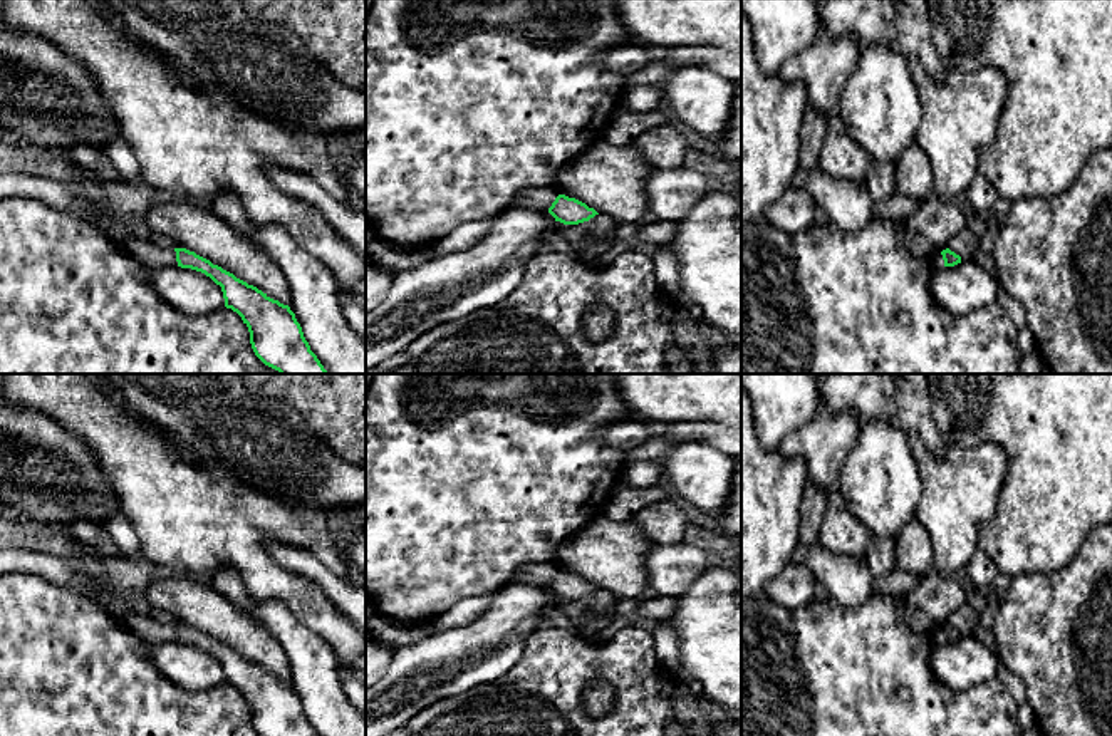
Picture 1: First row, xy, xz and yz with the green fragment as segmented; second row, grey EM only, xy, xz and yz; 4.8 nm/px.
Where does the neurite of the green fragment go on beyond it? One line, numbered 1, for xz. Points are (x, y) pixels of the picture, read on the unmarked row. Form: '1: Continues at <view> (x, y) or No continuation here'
1: Continues at xz (537, 574)

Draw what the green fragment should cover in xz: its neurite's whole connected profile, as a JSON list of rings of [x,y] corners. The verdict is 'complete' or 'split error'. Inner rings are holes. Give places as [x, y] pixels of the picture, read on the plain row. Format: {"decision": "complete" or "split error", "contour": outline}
{"decision": "split error", "contour": [[[553,562],[523,565],[513,582],[547,585],[555,597],[564,600],[579,600],[599,590],[582,577],[559,570]]]}

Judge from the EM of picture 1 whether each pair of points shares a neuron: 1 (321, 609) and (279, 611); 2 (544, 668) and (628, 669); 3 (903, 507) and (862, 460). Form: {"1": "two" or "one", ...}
{"1": "two", "2": "one", "3": "one"}

